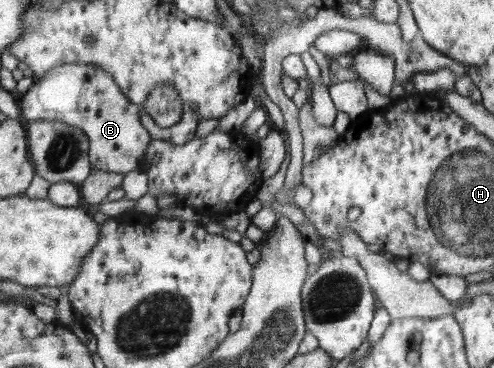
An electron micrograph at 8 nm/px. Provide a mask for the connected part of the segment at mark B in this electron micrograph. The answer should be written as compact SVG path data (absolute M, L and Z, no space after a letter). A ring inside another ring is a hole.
M66 61L64 65L59 65L41 78L37 78L30 88L20 101L21 114L25 122L43 119L79 127L90 140L92 171L108 171L125 176L140 169L145 160L147 147L151 145L151 133L140 119L141 104L128 100L112 75L96 65L81 65Z

